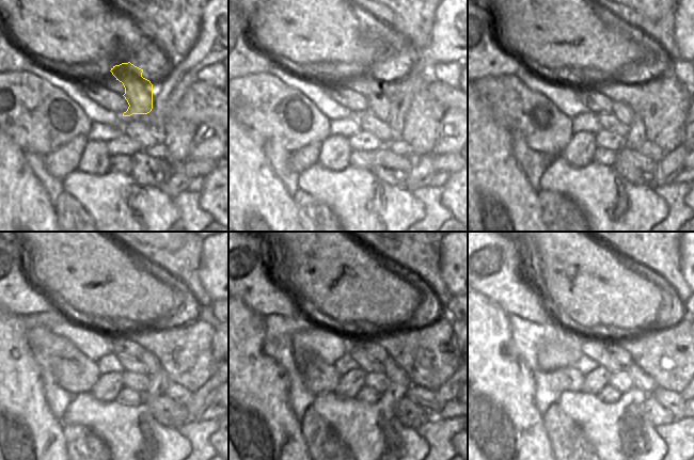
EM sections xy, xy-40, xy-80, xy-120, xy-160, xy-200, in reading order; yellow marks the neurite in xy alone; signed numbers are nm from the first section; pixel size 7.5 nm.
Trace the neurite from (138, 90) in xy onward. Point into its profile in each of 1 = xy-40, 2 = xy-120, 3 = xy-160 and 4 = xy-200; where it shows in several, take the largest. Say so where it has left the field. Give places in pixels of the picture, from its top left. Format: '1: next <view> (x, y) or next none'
1: next xy-40 (379, 104)
2: next xy-120 (152, 364)
3: next xy-160 (393, 371)
4: next xy-200 (641, 380)

